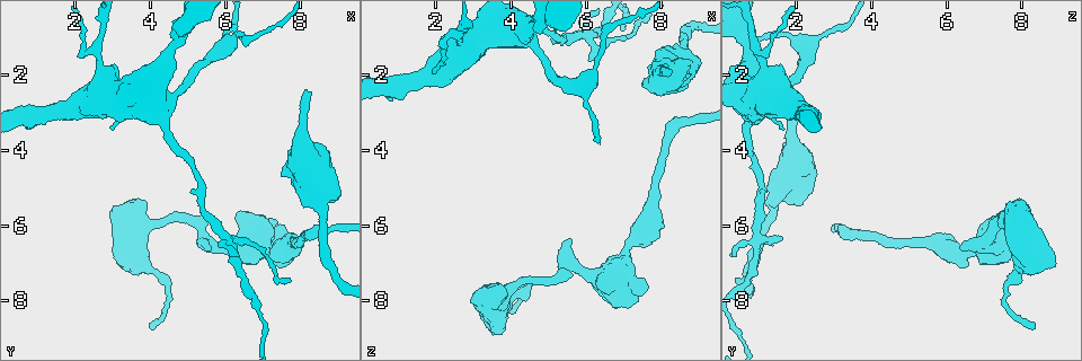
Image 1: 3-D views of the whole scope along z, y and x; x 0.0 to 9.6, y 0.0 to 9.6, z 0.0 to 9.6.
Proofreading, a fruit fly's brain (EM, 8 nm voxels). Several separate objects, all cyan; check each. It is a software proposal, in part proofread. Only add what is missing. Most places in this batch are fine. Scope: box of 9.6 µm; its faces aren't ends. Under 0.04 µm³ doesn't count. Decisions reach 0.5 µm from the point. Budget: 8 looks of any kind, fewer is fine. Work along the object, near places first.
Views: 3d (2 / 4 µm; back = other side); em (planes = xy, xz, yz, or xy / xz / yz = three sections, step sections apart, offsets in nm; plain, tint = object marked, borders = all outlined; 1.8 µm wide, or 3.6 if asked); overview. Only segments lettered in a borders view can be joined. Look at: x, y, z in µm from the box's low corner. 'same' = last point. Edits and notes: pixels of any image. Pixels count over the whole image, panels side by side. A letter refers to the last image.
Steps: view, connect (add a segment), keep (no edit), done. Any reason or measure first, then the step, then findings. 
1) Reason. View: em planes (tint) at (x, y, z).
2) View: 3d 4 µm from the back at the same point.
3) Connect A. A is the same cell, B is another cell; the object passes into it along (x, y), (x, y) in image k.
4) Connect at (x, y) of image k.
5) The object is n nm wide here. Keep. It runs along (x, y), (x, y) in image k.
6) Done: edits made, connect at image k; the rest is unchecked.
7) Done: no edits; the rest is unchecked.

View: em 3.6 µm yz step 8 (borders) at (3.05, 3.50, 1.65).

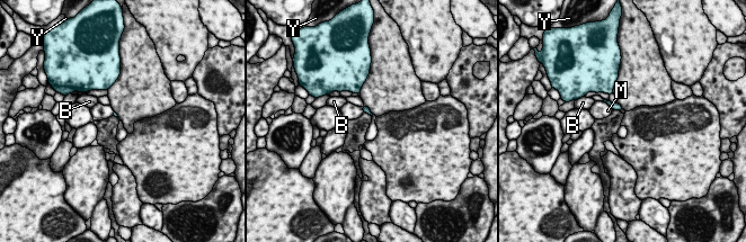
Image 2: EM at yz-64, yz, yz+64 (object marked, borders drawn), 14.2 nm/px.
Another direction. View: em 3.6 µm planes (borders) at the same point.

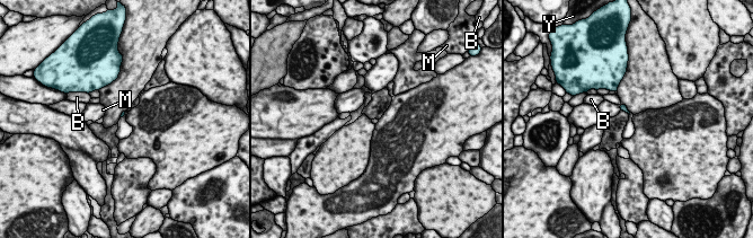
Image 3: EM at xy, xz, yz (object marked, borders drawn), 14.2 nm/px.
Keep. B, M and Y are other cells; a border runs along (619, 105), (621, 109) in image 3; no lettered segment goes on from it.

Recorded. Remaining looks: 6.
An open end. View: em 3.6 µm xy step 8 (borders) at (8.30, 2.50, 1.95).

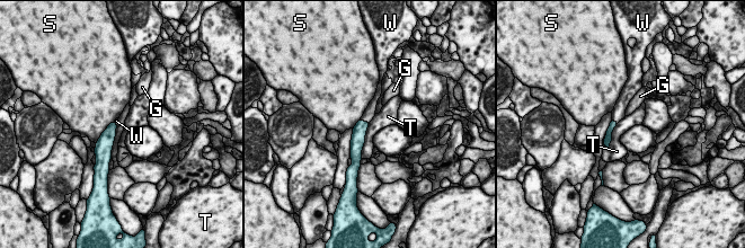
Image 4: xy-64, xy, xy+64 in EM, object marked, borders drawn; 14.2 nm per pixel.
Connect W. W is the same cell, G, S and T are other cells; the object passes into it along (360, 130), (365, 122), (370, 112) in image 4; the cell continues.

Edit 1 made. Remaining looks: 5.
Free end. View: em planes (plain) at (5.55, 6.60, 6.35).

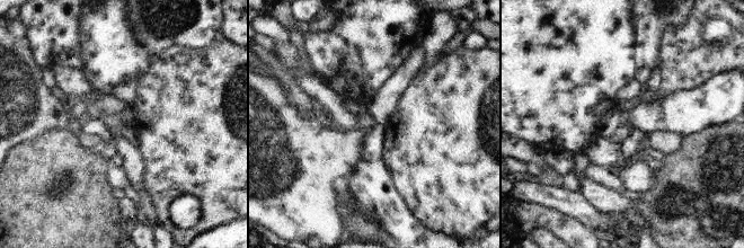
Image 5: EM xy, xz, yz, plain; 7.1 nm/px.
View: em planes (borders) at the same point.

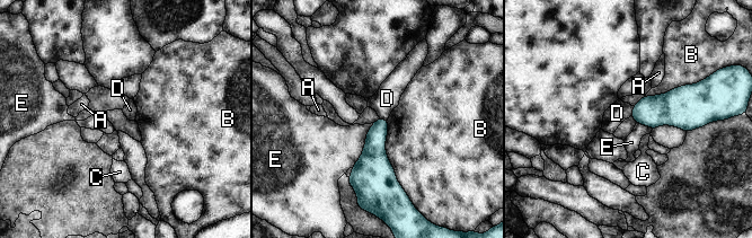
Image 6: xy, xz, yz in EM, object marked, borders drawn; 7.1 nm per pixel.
Keep. A, B, C, D and E are other cells; a border runs along (634, 106), (630, 115) in image 6; no lettered segment goes on from it.

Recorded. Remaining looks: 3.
Done: edits made, connect at image 4; the rest is unchecked.

